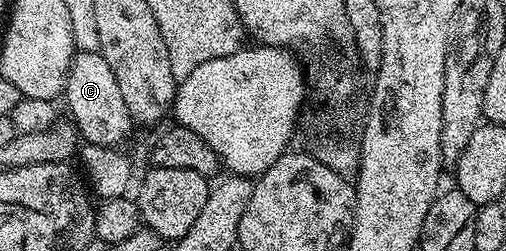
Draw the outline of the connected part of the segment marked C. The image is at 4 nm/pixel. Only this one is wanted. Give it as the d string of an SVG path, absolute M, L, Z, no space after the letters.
M77 51L70 62L70 75L66 77L66 89L64 99L66 106L70 109L69 117L72 119L83 143L92 146L113 146L121 147L122 141L130 134L130 129L135 129L136 123L131 118L128 108L124 104L124 99L120 93L120 87L116 84L116 76L112 73L112 68L108 68L108 60L96 51Z

